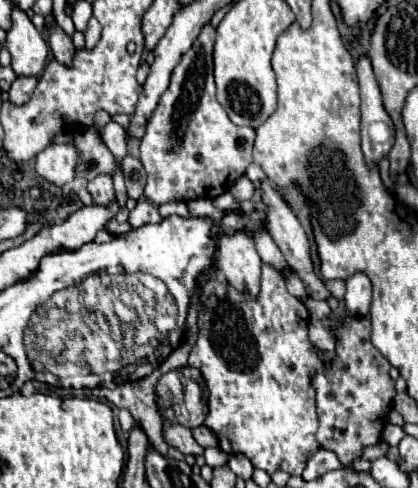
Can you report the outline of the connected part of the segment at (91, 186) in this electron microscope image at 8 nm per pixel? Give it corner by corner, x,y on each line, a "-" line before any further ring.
97,176
87,184
89,194
93,196
93,202
99,206
111,206
111,202
115,200
115,190
113,190
113,180
111,176

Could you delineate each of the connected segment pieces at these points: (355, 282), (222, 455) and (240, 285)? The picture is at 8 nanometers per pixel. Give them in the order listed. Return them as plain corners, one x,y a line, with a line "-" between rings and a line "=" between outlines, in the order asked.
355,274
345,280
347,284
347,294
345,294
345,304
347,312
355,318
365,318
369,316
371,308
371,282
365,274
=
205,448
205,460
211,468
219,468
219,466
225,466
227,460
229,460
229,454
219,450
219,448
=
213,224
213,236
217,238
217,262
225,278
239,292
257,294
261,276
261,258
247,232
227,234
221,224

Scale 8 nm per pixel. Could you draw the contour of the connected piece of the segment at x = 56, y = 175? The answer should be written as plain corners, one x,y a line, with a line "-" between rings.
73,142
49,144
37,154
37,172
47,182
55,186
65,186
75,178
75,166
79,162
79,152

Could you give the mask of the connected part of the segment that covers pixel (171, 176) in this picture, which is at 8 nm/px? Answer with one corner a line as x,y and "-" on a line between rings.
207,24
193,48
183,54
175,66
169,88
159,98
159,104
147,122
145,136
141,138
139,160
147,172
145,196
157,206
173,200
213,200
227,192
253,162
251,148
255,130
233,124
221,104
217,104
211,56
213,44
215,30

